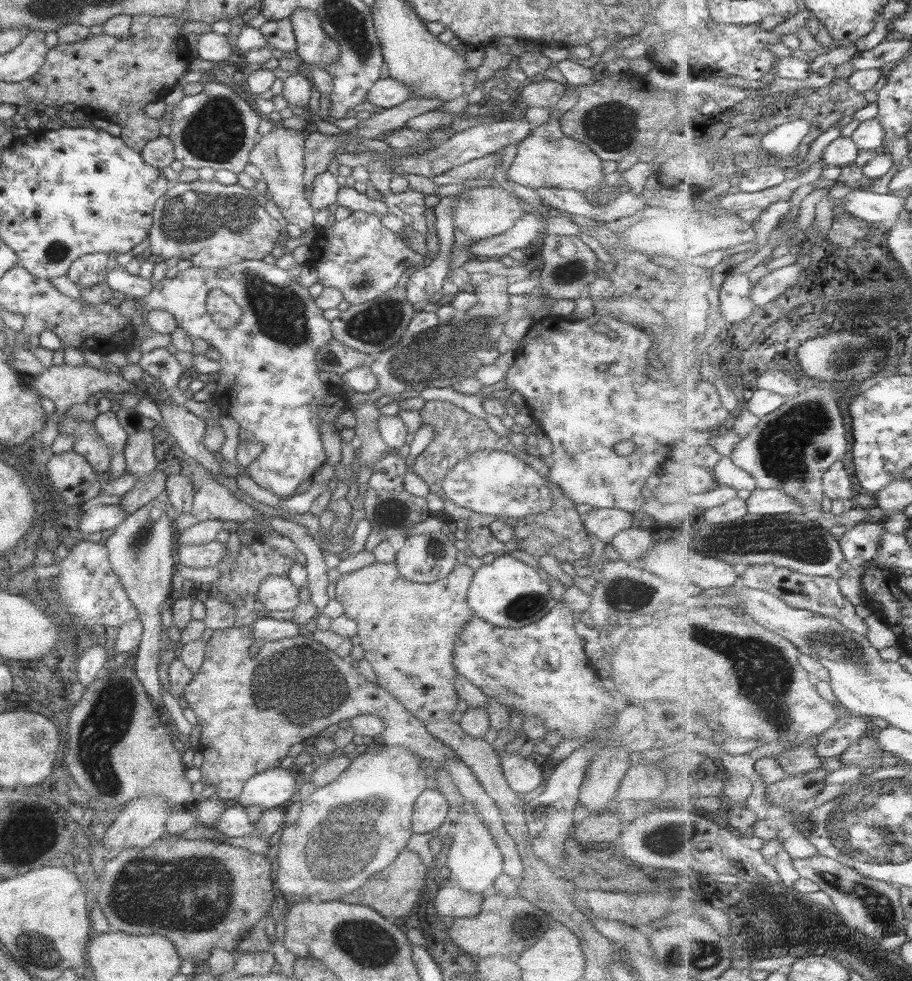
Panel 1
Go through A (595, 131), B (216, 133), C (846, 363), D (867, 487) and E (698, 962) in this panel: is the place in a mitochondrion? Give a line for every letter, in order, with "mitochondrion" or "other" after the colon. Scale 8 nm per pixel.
A: mitochondrion
B: mitochondrion
C: mitochondrion
D: other
E: mitochondrion

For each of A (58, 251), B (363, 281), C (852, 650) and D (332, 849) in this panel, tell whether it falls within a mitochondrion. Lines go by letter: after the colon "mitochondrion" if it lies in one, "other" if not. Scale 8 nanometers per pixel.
A: mitochondrion
B: mitochondrion
C: mitochondrion
D: mitochondrion

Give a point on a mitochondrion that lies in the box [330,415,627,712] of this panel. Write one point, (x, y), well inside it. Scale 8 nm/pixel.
(526, 606)

